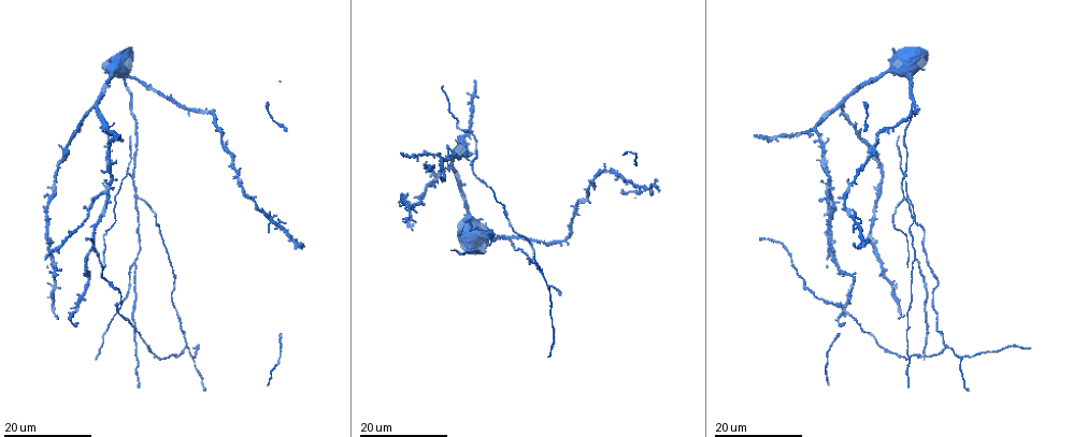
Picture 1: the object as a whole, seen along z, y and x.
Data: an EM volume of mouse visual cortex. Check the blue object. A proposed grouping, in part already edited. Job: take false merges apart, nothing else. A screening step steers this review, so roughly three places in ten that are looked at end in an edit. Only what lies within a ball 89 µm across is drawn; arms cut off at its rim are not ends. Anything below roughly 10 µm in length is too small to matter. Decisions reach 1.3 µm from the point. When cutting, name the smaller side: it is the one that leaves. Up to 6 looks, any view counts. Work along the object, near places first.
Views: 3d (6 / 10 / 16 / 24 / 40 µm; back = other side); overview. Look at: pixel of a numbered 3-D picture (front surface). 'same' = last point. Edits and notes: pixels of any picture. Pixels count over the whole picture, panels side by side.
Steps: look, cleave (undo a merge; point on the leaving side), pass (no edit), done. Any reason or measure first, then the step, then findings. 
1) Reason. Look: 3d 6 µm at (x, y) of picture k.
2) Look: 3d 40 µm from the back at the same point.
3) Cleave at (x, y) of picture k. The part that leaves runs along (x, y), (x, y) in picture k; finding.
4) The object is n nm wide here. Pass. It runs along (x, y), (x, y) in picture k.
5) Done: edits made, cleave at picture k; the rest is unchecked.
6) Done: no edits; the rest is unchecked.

Thick turns thin. Look: 3d 24 µm at (612, 170) of picture 1.

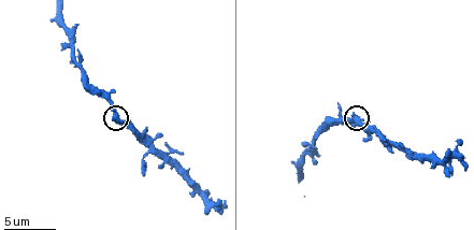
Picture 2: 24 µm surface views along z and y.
Look: 3d 10 µm at (358, 122) of picture 2.

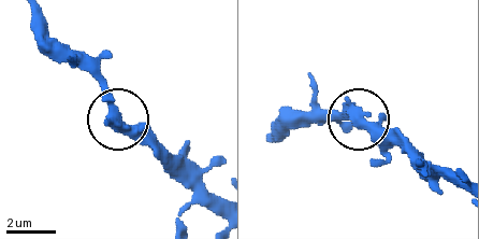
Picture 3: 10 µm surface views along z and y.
Pass. All the same neuron.

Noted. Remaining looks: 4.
Look: 3d 24 µm at (542, 274) of picture 1.

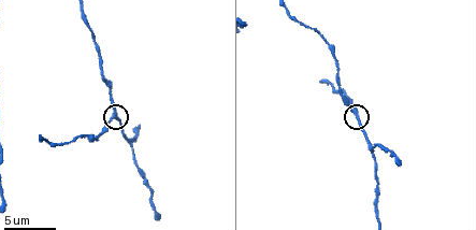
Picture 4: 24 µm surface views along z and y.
Look: 3d 6 µm at (113, 118) of picture 4.

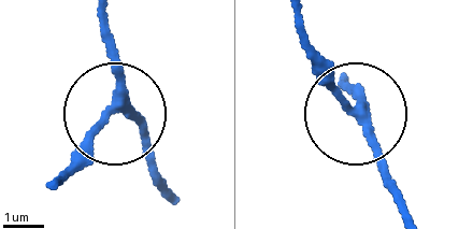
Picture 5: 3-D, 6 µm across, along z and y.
3 arms meet here. Pass. It runs along (104, 12), (115, 104), (153, 153) in picture 5; continuous, no second neuron.

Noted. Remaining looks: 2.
Arms part here. Look: 3d 16 µm at (903, 177) of picture 1.

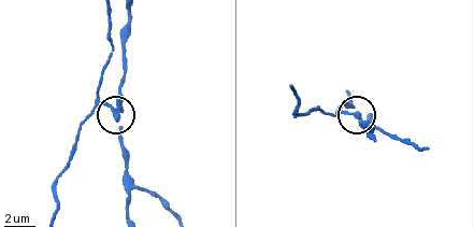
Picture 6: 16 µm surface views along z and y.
Look: 3d 10 µm at (112, 110) of picture 6.

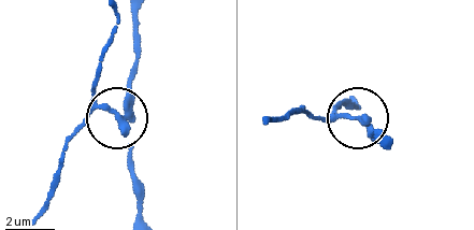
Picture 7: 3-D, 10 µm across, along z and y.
The object is 250 nm wide here. Cleave at (87, 115) of picture 7. The part that leaves runs along (124, 120), (90, 114), (67, 145), (40, 219) in picture 7; a second neuron is stuck on.

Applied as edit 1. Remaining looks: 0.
Done: edits made, cleave at picture 7; the rest is unchecked.

